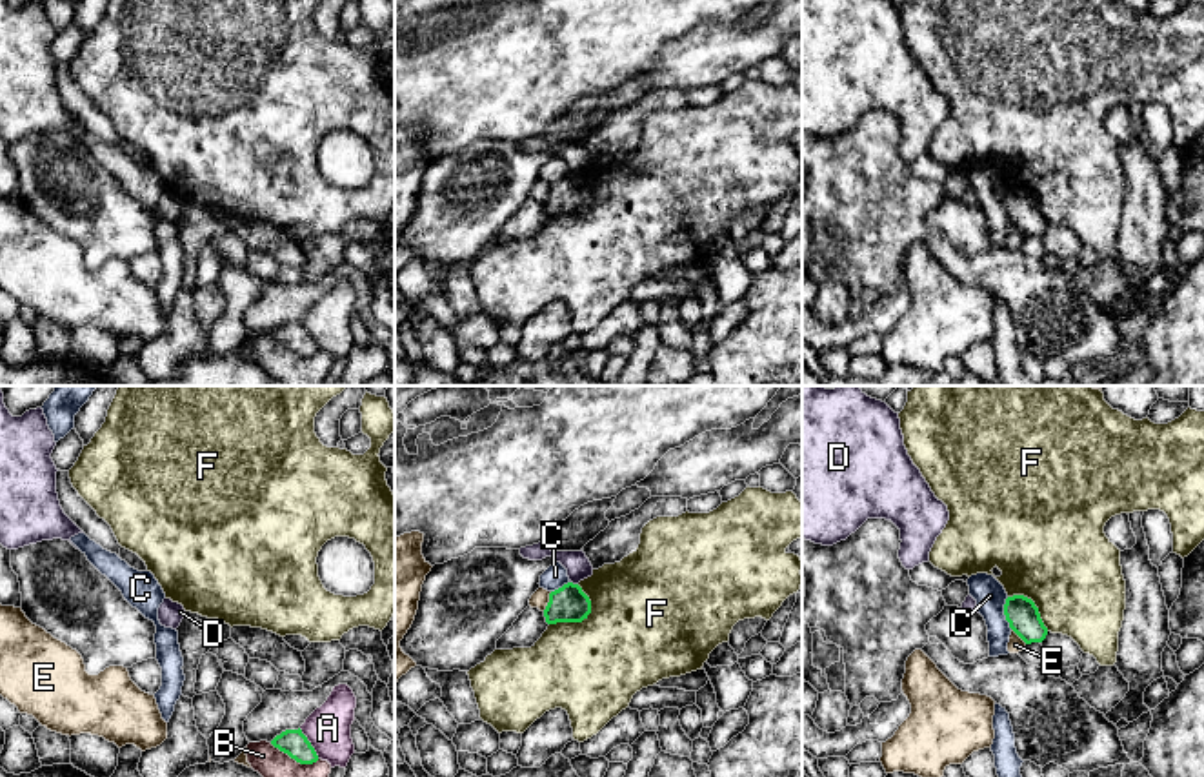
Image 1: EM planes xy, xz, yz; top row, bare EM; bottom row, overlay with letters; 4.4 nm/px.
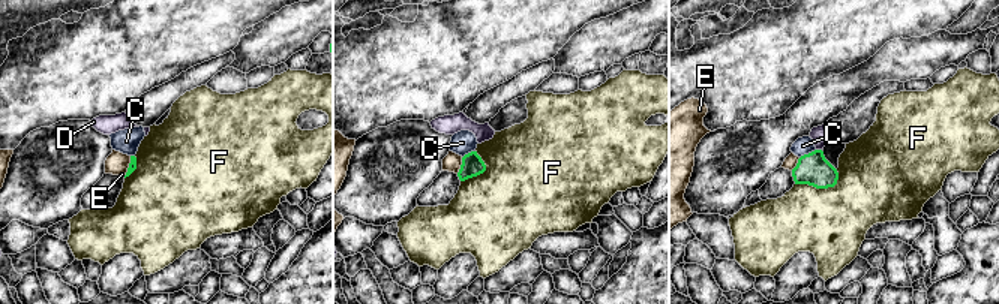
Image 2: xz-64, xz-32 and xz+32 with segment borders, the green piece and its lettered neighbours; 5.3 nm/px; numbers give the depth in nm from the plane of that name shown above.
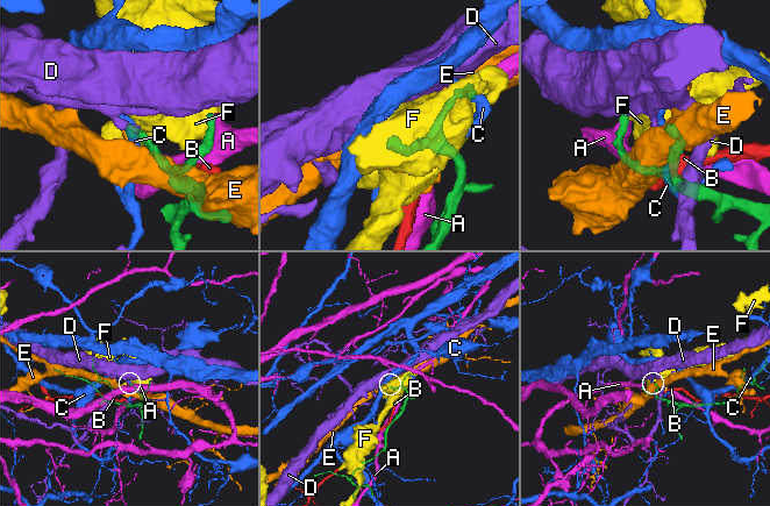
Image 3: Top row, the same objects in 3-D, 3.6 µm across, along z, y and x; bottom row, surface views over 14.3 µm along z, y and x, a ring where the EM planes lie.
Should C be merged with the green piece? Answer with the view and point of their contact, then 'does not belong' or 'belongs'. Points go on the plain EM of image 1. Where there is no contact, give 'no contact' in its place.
contact yz (1004, 206); does not belong

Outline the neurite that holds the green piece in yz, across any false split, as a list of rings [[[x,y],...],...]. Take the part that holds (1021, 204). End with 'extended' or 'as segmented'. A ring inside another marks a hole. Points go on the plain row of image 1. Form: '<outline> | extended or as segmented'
[[[1013,187],[1006,191],[1004,207],[1009,220],[1026,235],[1042,235],[1048,227],[1038,200],[1024,187]]] | as segmented

